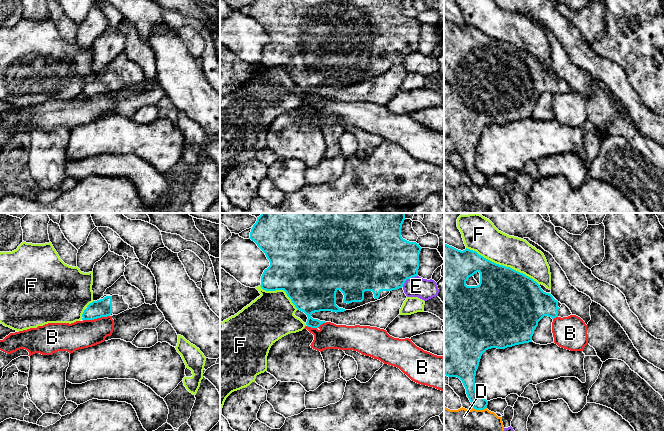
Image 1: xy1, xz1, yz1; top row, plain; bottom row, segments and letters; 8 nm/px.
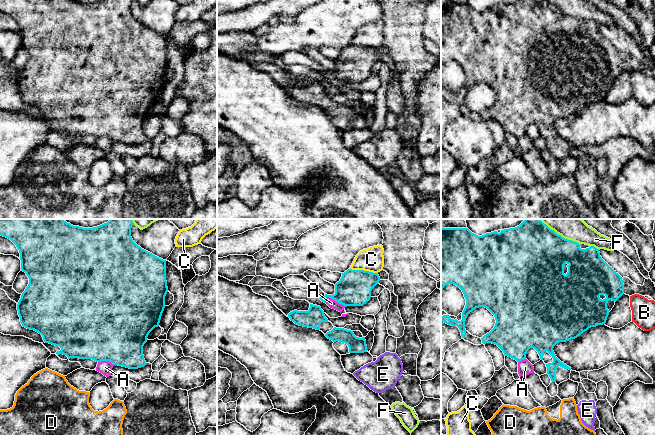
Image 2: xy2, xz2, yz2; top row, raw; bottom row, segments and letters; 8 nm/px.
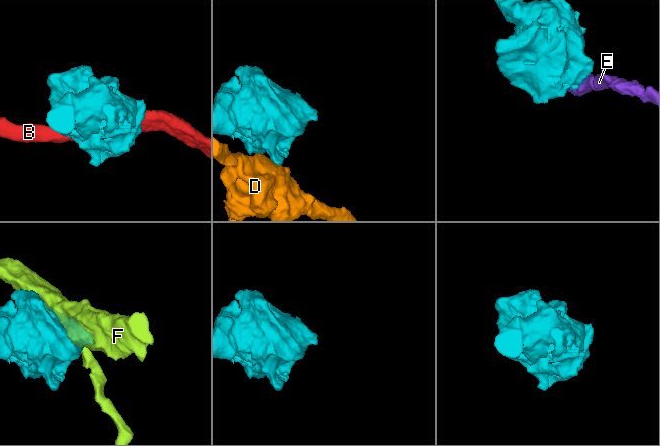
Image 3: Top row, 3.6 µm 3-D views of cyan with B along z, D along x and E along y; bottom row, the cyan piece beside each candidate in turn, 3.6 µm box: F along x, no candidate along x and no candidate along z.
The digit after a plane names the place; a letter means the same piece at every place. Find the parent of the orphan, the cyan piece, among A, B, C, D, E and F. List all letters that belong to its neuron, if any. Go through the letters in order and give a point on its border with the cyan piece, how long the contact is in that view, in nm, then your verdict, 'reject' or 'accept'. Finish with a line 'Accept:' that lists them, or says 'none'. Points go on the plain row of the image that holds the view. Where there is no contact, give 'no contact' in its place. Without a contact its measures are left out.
A: xz2 (335, 76) | 190 nm | reject
B: xy1 (96, 94) | 220 nm | reject
C: xz2 (363, 46) | 220 nm | reject
D: yz1 (480, 185) | 110 nm | reject
E: xz1 (408, 54) | 160 nm | reject
F: yz1 (502, 41) | 650 nm | reject
Accept: none

